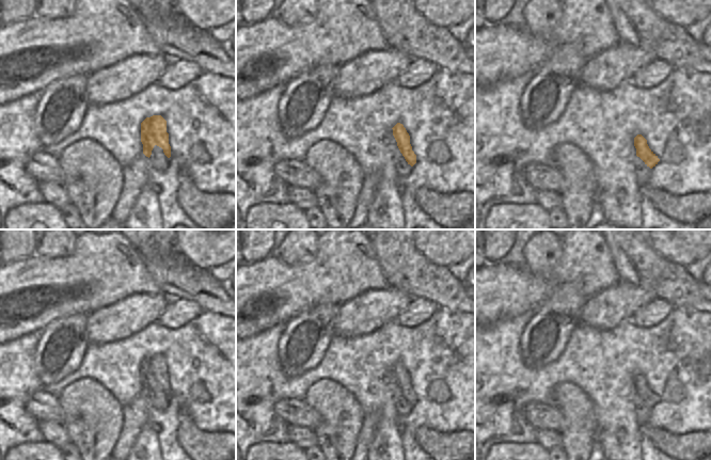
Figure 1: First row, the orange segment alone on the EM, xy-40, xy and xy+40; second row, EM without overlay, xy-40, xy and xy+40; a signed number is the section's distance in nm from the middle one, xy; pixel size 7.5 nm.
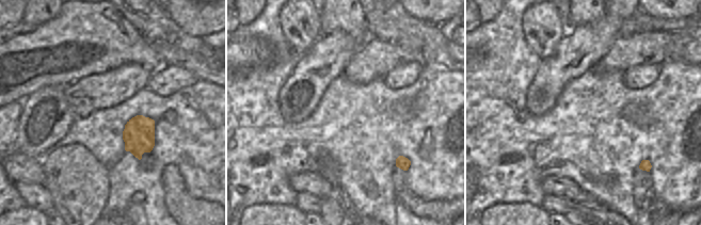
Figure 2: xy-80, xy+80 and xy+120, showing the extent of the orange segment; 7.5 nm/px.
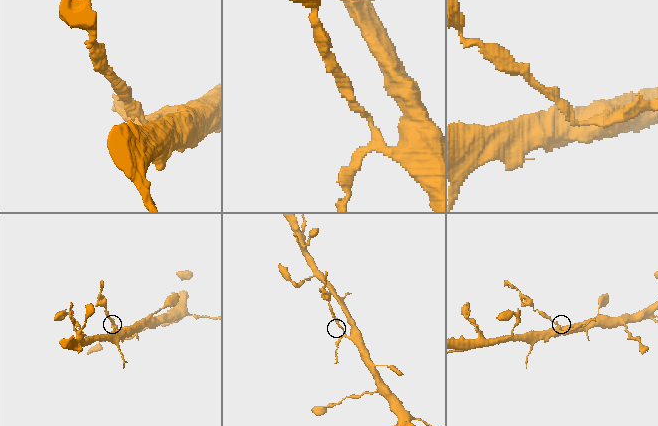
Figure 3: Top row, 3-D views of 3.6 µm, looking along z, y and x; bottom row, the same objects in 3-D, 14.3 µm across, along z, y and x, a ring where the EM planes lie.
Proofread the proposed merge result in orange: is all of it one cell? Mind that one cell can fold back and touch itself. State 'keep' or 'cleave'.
cleave

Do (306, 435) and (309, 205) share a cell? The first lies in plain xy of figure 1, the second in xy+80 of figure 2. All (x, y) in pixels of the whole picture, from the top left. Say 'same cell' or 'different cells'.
same cell

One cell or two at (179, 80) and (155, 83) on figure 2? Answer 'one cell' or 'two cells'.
one cell

